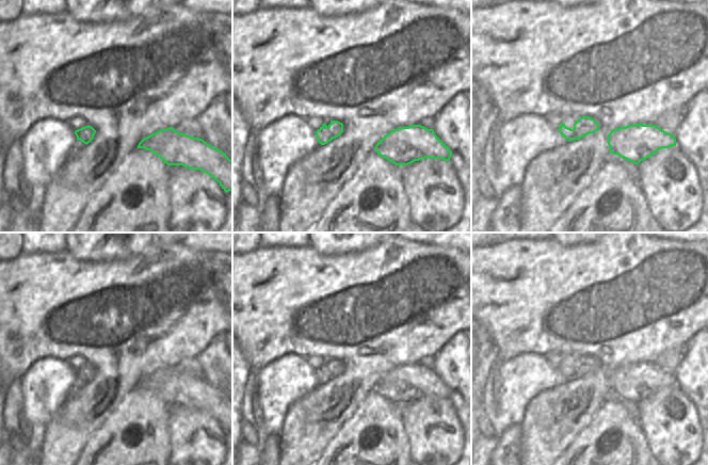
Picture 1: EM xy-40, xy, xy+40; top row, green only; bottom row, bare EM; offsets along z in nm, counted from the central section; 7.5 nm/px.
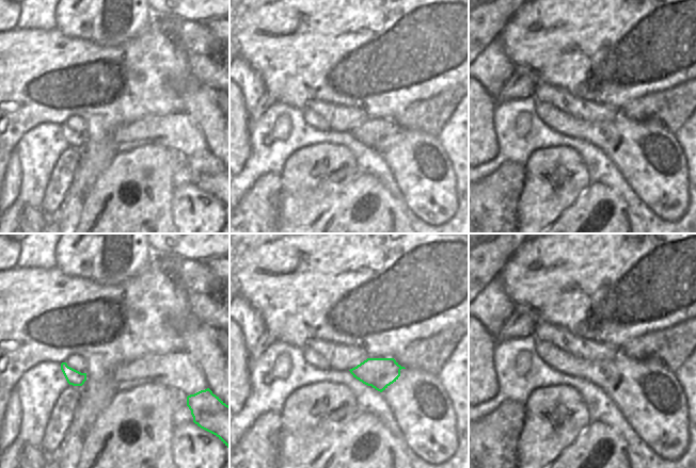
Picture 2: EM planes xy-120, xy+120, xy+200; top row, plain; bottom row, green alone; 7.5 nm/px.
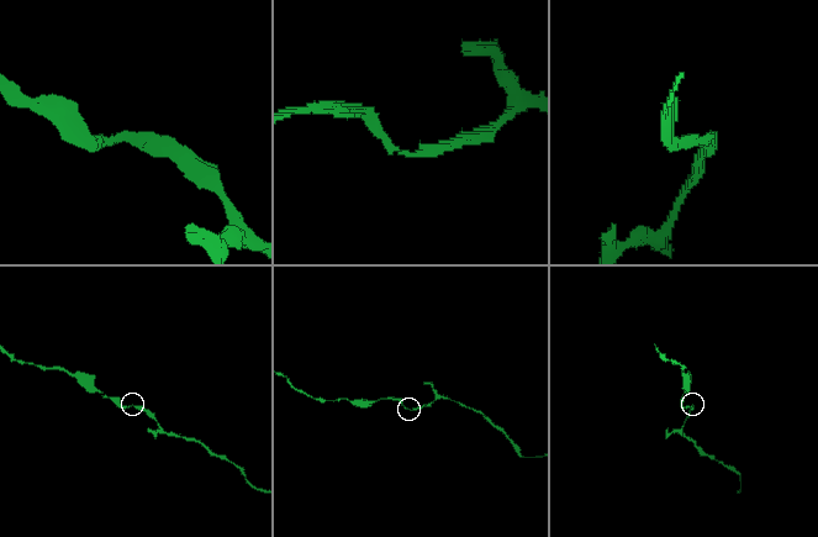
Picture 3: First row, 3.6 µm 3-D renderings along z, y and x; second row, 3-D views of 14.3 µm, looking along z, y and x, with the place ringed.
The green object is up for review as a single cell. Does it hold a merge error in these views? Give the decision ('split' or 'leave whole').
leave whole

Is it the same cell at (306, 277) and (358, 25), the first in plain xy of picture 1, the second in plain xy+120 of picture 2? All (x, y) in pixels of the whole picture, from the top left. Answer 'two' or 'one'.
one

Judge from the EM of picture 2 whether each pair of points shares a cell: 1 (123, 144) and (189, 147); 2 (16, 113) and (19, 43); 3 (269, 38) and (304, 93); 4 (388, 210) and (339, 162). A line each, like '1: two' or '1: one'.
1: one
2: one
3: one
4: two

